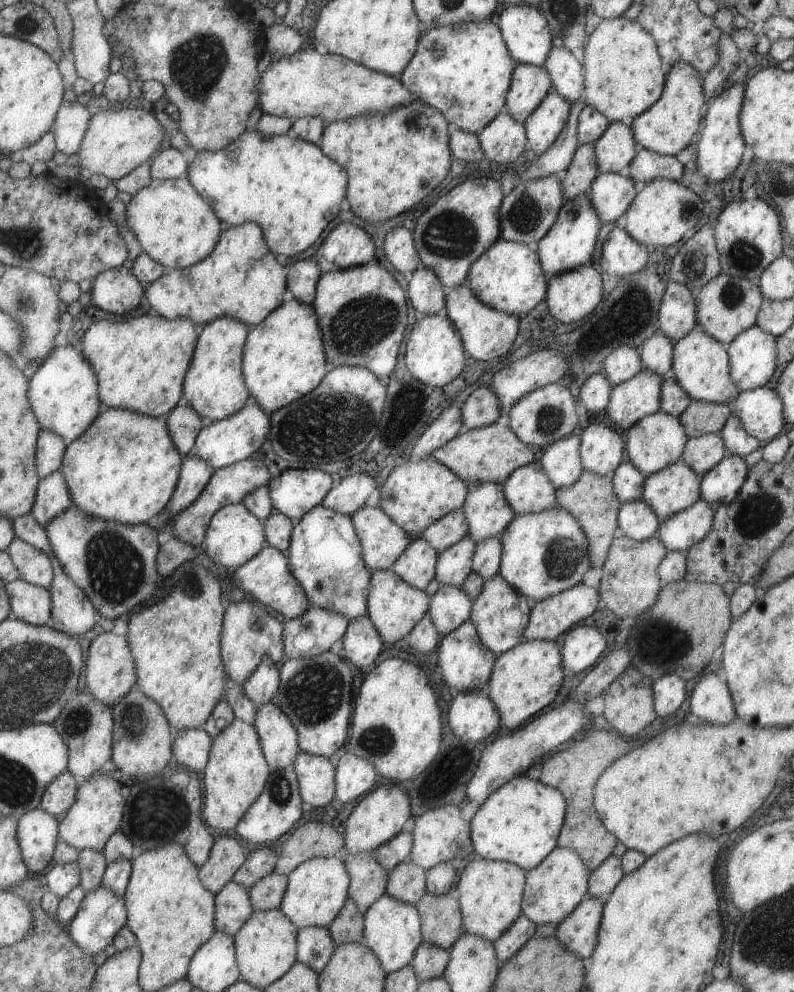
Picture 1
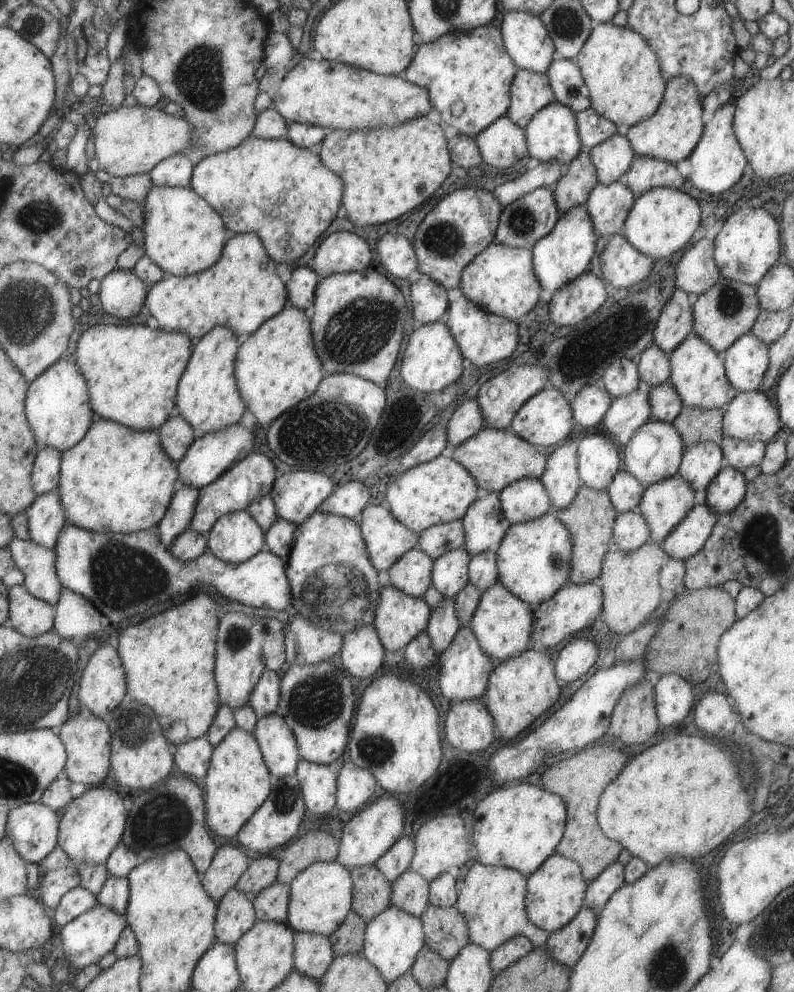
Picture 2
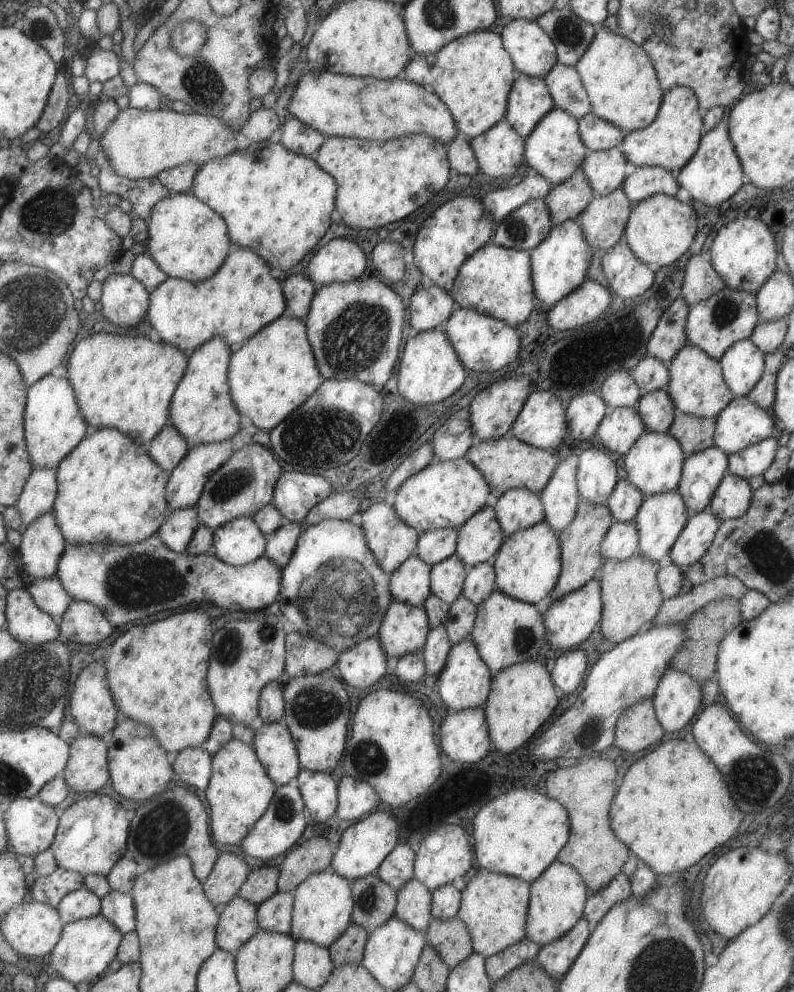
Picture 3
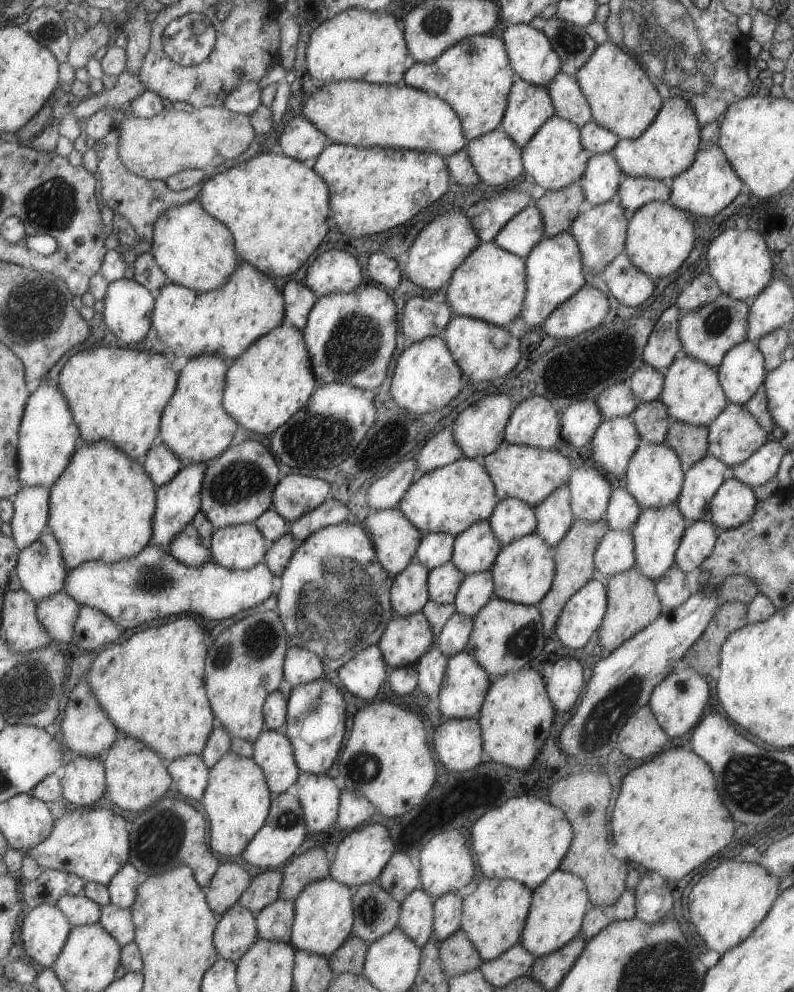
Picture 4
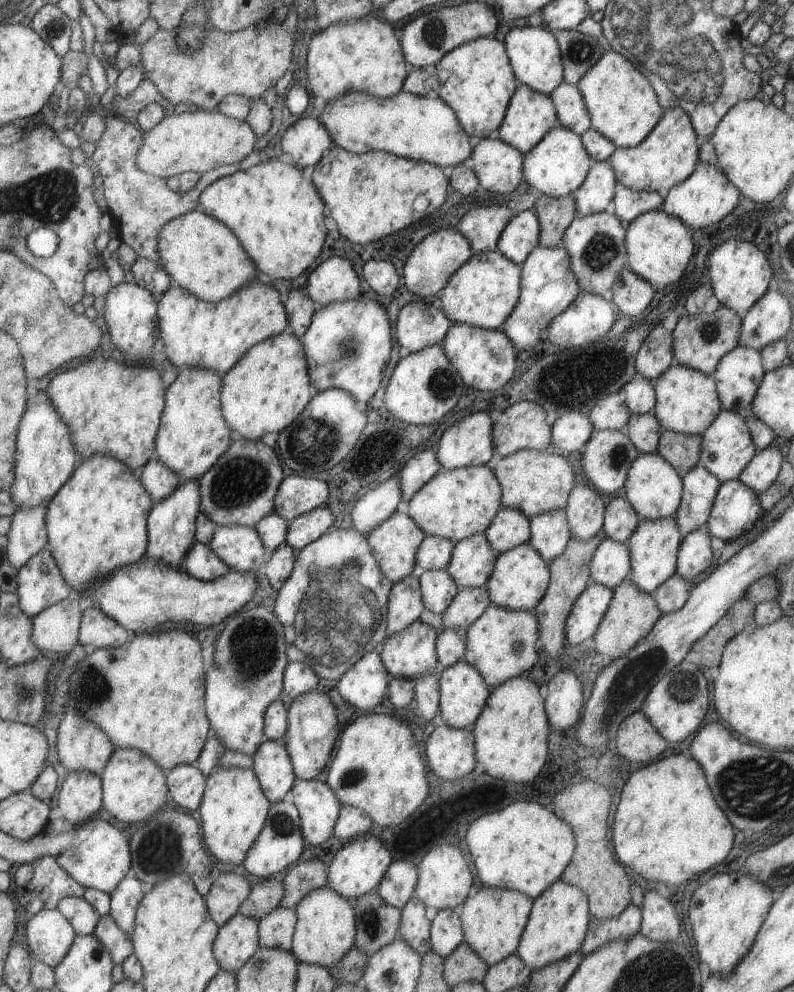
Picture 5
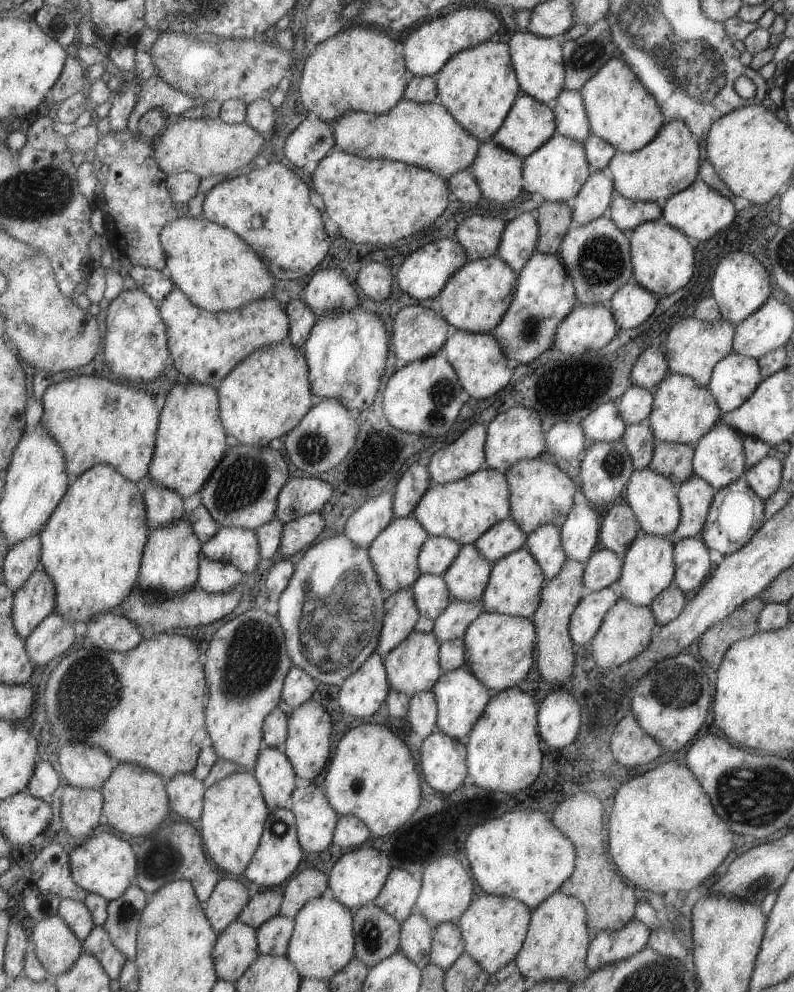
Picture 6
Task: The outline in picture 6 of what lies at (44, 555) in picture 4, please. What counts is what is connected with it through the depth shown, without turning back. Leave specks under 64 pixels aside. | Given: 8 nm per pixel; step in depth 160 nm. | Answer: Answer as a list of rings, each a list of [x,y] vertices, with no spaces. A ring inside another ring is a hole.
[[[42,566],[24,580],[14,592],[12,621],[20,637],[27,637],[33,627],[51,611],[55,610],[55,587]]]

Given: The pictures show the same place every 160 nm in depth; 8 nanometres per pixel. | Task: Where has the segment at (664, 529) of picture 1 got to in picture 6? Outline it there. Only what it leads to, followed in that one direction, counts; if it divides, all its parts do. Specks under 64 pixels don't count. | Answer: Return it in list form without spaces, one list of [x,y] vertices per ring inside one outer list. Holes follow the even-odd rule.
[[[687,537],[674,542],[674,583],[684,592],[697,590],[711,570],[713,563],[705,543],[698,537]]]

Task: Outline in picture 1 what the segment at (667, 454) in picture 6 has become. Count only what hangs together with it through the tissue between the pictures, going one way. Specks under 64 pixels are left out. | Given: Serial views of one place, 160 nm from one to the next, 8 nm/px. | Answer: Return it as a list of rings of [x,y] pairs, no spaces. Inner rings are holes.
[[[690,399],[687,408],[681,412],[678,419],[688,438],[698,437],[719,432],[731,412],[730,404]]]

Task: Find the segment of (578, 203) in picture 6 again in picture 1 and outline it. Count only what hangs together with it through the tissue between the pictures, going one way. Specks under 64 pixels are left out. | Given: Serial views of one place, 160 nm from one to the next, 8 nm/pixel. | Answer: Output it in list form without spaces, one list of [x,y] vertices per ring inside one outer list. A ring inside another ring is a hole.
[[[613,121],[592,144],[601,173],[617,173],[627,166],[638,149],[628,122]]]

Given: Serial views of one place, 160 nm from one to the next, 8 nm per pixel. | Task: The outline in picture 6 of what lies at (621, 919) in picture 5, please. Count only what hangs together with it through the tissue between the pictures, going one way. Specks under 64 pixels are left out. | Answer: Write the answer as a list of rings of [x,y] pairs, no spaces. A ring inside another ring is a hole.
[[[633,918],[623,928],[594,932],[588,944],[586,967],[596,971],[601,965],[640,951],[647,945],[649,931],[643,923]]]

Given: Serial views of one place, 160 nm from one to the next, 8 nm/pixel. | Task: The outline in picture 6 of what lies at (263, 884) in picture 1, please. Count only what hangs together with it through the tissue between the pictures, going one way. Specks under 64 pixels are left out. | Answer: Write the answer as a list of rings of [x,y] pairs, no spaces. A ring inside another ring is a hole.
[[[277,913],[256,928],[258,952],[264,955],[285,955],[294,927],[294,917]]]

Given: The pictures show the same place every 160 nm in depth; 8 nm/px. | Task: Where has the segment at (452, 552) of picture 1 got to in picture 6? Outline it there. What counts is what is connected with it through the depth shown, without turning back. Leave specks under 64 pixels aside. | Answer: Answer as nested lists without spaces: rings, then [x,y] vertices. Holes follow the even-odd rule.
[[[422,573],[410,589],[419,614],[433,620],[443,612],[451,599],[442,575]]]

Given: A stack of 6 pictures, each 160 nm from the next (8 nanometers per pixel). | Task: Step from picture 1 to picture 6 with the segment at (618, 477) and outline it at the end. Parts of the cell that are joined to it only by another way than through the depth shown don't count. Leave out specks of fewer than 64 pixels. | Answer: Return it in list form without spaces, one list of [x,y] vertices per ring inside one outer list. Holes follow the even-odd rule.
[[[613,504],[600,523],[599,544],[612,550],[621,560],[633,537],[640,531],[640,524],[631,507]]]

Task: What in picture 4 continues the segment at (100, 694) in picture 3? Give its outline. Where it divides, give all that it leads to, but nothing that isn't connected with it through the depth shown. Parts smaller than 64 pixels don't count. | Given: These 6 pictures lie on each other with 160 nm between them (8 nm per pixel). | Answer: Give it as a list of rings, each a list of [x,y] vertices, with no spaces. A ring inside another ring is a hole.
[[[83,677],[75,685],[75,688],[71,690],[71,694],[67,698],[67,706],[65,706],[61,723],[61,732],[63,734],[63,746],[69,748],[73,755],[99,758],[120,735],[115,725],[109,720],[109,717],[97,702],[92,688]]]

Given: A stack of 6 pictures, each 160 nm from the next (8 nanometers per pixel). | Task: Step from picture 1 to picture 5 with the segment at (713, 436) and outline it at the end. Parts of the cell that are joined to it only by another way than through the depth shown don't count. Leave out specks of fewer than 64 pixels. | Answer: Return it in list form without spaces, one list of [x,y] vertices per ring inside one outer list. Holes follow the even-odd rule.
[[[700,464],[689,469],[689,472],[682,476],[681,502],[678,504],[674,517],[683,537],[692,530],[705,527],[719,485],[717,477]]]

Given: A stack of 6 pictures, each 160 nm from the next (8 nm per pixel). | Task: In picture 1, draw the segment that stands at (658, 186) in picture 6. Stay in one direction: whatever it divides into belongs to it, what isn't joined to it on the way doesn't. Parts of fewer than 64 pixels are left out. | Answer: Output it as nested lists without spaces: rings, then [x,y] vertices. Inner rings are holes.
[[[684,62],[672,64],[665,75],[661,96],[649,108],[628,121],[637,147],[660,155],[674,155],[678,150],[686,148],[692,136],[701,128],[703,104],[700,72]]]

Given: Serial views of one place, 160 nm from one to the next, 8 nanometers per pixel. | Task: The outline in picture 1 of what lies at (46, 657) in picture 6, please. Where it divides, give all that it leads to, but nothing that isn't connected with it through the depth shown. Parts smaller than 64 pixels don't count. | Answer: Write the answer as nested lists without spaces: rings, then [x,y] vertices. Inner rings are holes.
[[[17,537],[5,551],[19,571],[21,579],[48,590],[52,581],[52,566],[51,559],[44,552]]]

